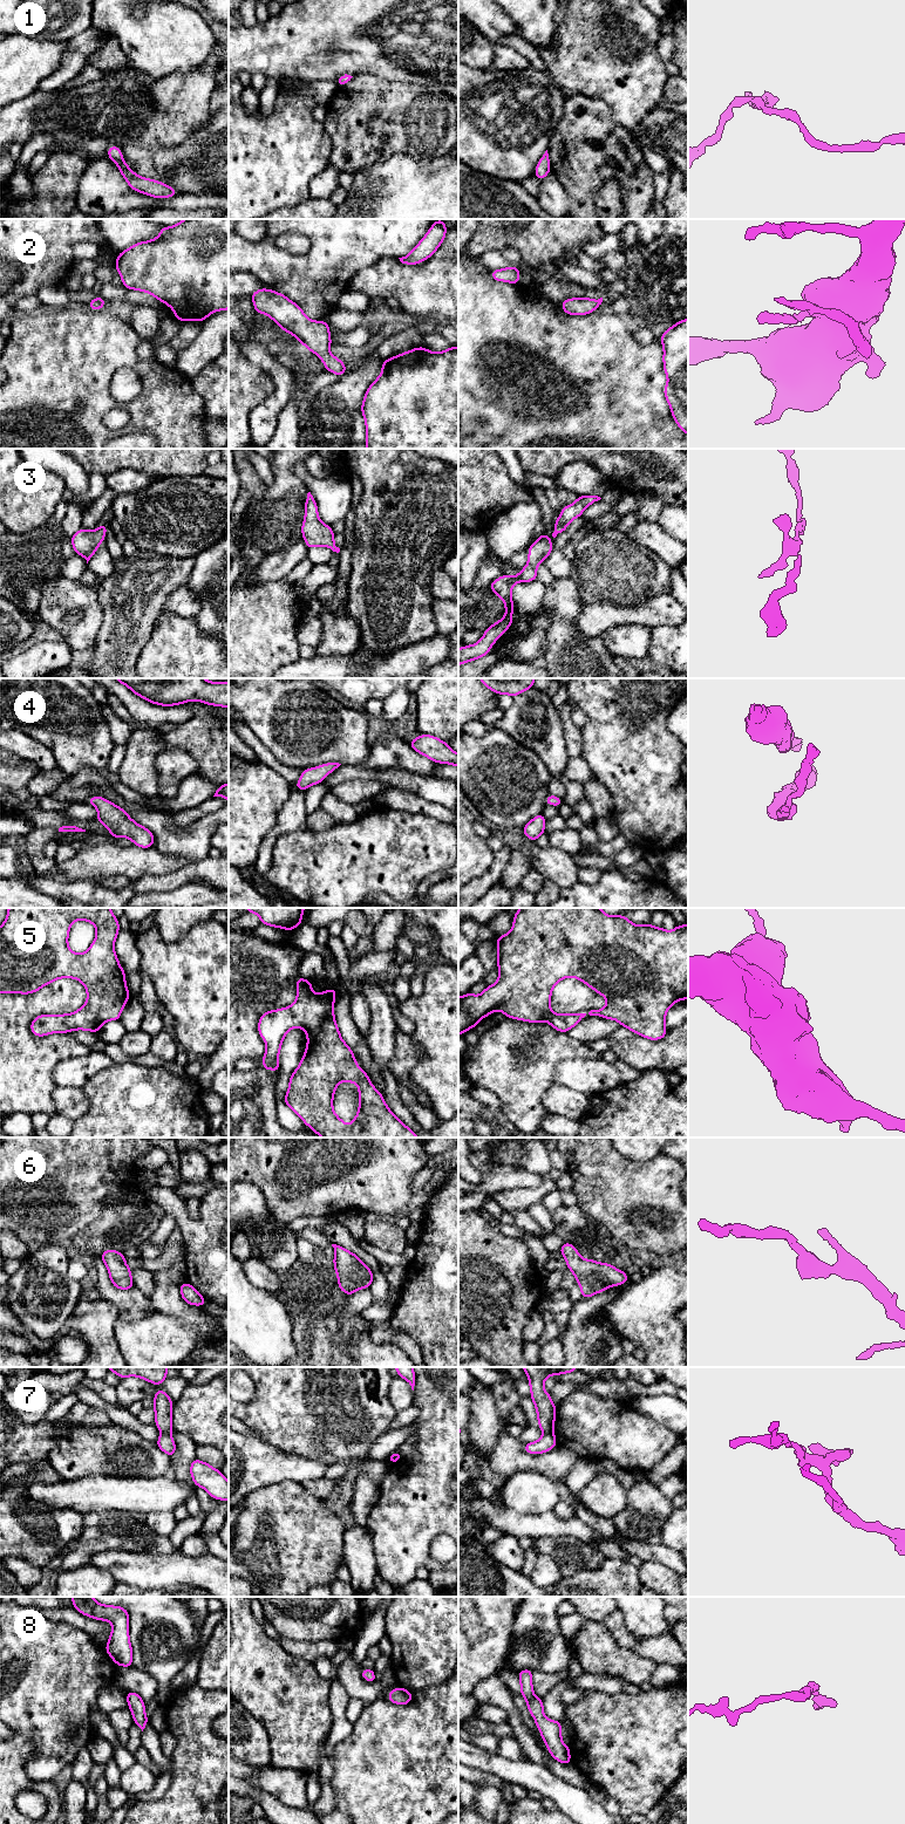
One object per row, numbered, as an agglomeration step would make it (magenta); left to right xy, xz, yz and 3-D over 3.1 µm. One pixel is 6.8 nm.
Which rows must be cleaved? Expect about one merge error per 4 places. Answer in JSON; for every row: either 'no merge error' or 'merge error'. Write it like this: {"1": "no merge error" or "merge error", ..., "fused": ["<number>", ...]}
{"1": "no merge error", "2": "no merge error", "3": "no merge error", "4": "no merge error", "5": "no merge error", "6": "no merge error", "7": "merge error", "8": "no merge error", "fused": ["7"]}

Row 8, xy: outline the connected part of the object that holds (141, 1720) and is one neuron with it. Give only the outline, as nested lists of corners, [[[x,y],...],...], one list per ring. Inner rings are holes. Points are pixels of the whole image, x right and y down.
[[[135,1692],[127,1693],[127,1701],[128,1707],[130,1708],[134,1716],[134,1723],[136,1723],[143,1731],[149,1721],[144,1713],[145,1703],[143,1702],[142,1697]]]

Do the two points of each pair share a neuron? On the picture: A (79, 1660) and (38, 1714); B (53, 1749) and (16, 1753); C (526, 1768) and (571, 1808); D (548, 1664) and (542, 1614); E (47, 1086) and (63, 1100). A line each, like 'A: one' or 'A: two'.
A: one
B: two
C: one
D: one
E: two

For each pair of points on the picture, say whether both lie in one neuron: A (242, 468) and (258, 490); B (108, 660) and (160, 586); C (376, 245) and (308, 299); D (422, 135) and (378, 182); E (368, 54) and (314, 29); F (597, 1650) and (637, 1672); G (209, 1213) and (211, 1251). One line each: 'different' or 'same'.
A: same
B: same
C: same
D: different
E: same
F: same
G: same

